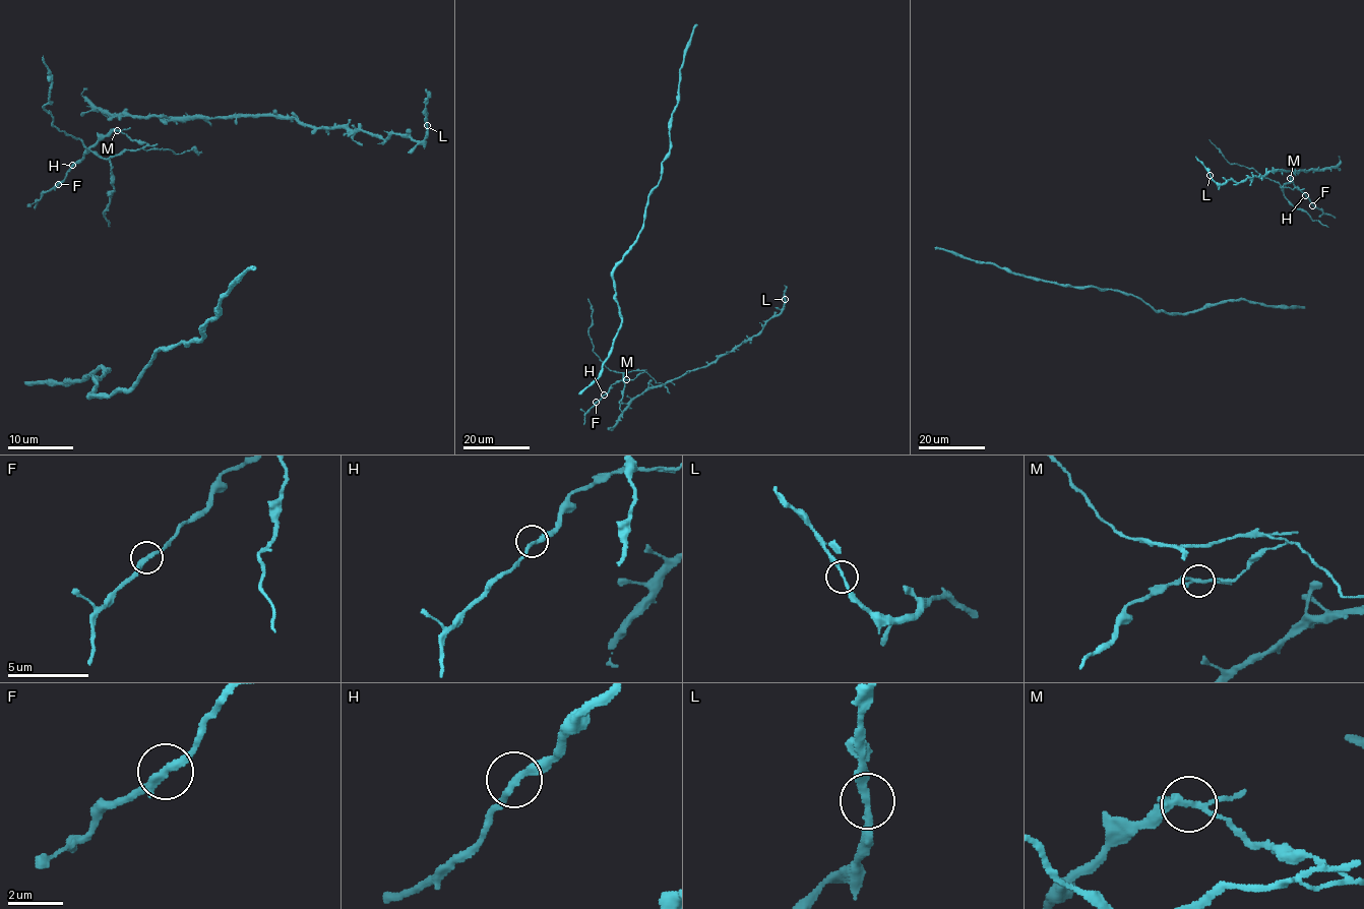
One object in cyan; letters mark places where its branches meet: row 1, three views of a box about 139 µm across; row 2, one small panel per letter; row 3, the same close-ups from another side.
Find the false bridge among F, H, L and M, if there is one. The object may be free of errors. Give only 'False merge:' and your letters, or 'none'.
False merge: M

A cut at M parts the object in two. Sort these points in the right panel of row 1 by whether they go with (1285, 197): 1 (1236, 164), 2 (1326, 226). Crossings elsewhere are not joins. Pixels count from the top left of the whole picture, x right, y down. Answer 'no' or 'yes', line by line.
1: yes
2: yes

